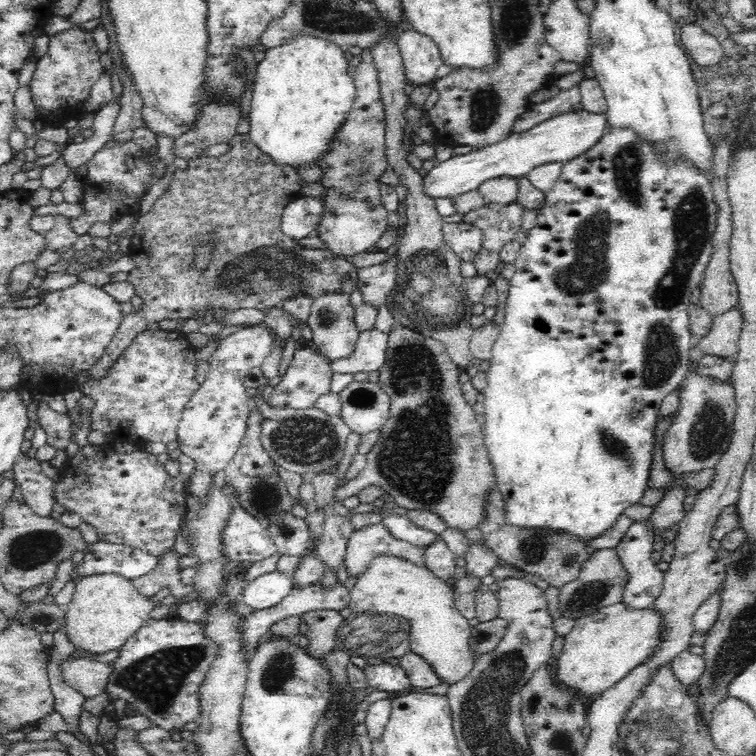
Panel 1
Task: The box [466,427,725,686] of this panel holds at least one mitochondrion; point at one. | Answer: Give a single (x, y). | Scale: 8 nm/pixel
(593, 592)

